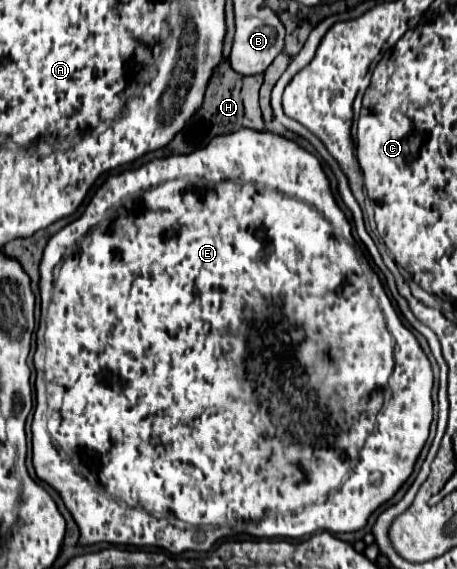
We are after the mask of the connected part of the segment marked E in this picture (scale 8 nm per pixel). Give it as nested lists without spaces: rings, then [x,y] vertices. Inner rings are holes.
[[[239,129],[235,133],[215,137],[207,147],[199,151],[154,159],[141,167],[108,177],[91,197],[85,213],[49,239],[43,251],[39,273],[41,318],[36,331],[37,405],[31,425],[33,465],[37,477],[59,491],[75,523],[79,525],[83,543],[93,545],[105,541],[113,545],[161,547],[169,553],[183,553],[207,551],[217,539],[241,533],[258,539],[294,540],[313,535],[317,531],[357,531],[367,523],[369,515],[381,503],[389,501],[411,475],[415,459],[419,457],[427,441],[429,425],[433,420],[431,363],[415,335],[401,323],[377,273],[354,239],[351,226],[343,211],[337,207],[329,189],[329,181],[321,169],[319,159],[301,149],[297,143],[269,131]],[[181,175],[199,177],[205,181],[179,179]],[[227,179],[251,181],[255,185],[231,183]],[[62,259],[59,275],[55,279],[53,269]],[[43,359],[49,361],[45,369],[47,397],[43,389]]]

